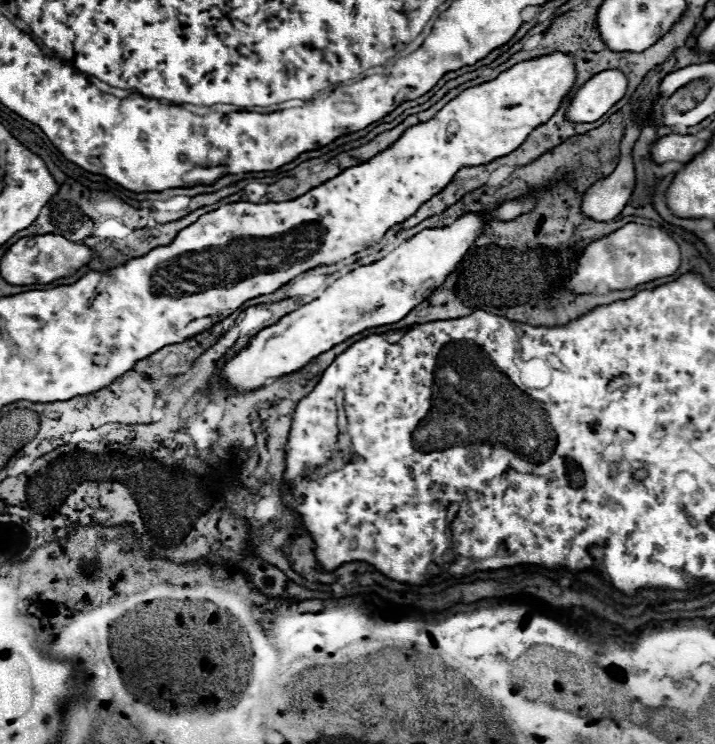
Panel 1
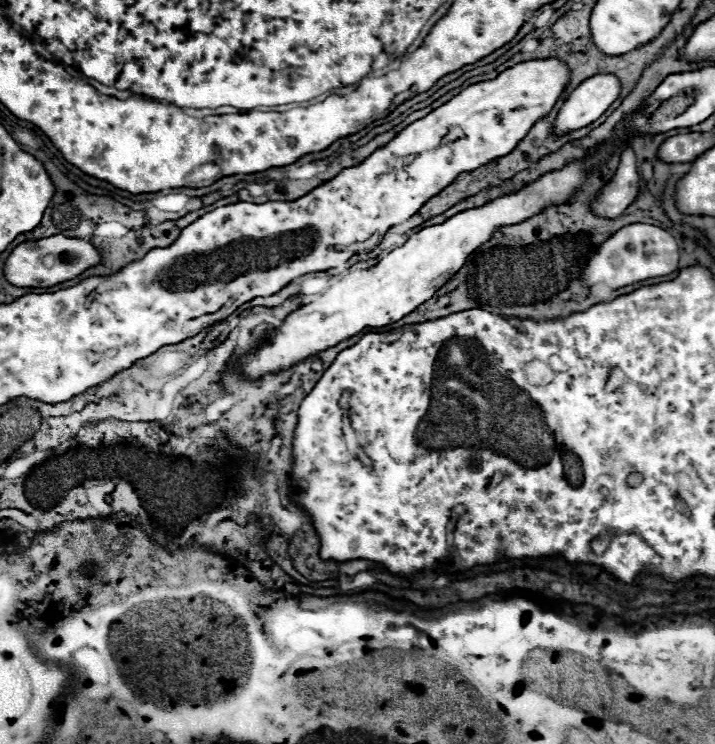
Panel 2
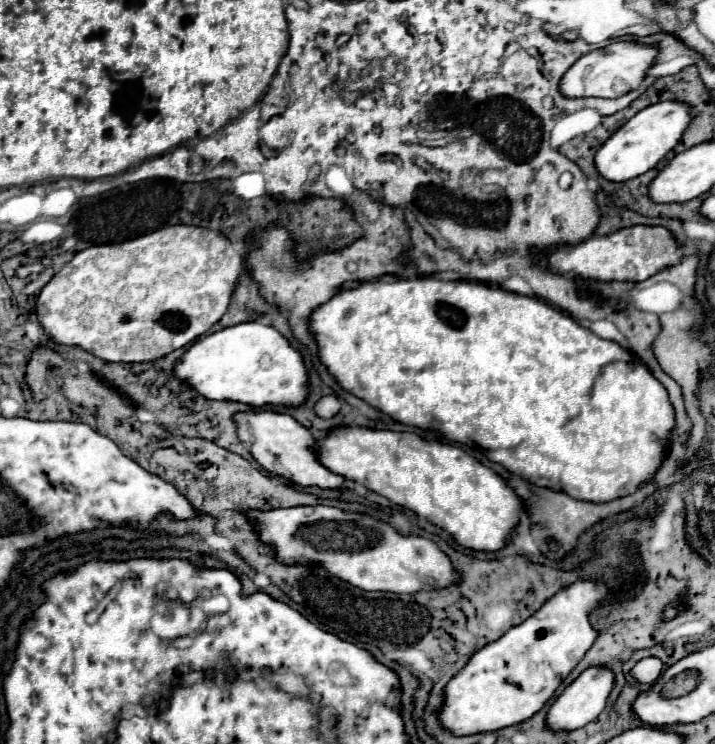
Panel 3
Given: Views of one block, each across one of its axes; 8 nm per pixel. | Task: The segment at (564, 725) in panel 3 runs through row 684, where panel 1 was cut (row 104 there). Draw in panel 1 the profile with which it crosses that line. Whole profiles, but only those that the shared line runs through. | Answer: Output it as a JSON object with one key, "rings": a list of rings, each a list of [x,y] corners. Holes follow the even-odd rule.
{"rings":[[[604,70],[592,76],[572,96],[564,118],[572,124],[588,124],[604,116],[626,92],[626,76],[620,70]]]}

